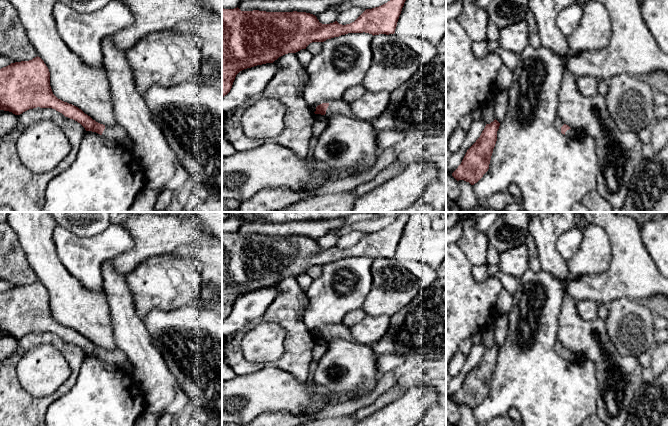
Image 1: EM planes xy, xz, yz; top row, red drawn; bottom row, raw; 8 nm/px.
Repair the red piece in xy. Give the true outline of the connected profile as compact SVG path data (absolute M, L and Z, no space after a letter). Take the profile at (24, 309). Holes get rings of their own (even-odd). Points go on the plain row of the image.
M40 281L11 287L0 293L0 334L20 339L33 332L52 332L80 347L86 355L96 356L121 371L133 374L126 354L118 348L105 350L78 331L58 323L50 310L50 296Z

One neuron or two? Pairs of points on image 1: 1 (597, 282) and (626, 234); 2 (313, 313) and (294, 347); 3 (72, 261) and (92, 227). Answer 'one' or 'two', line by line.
1: one
2: two
3: two

